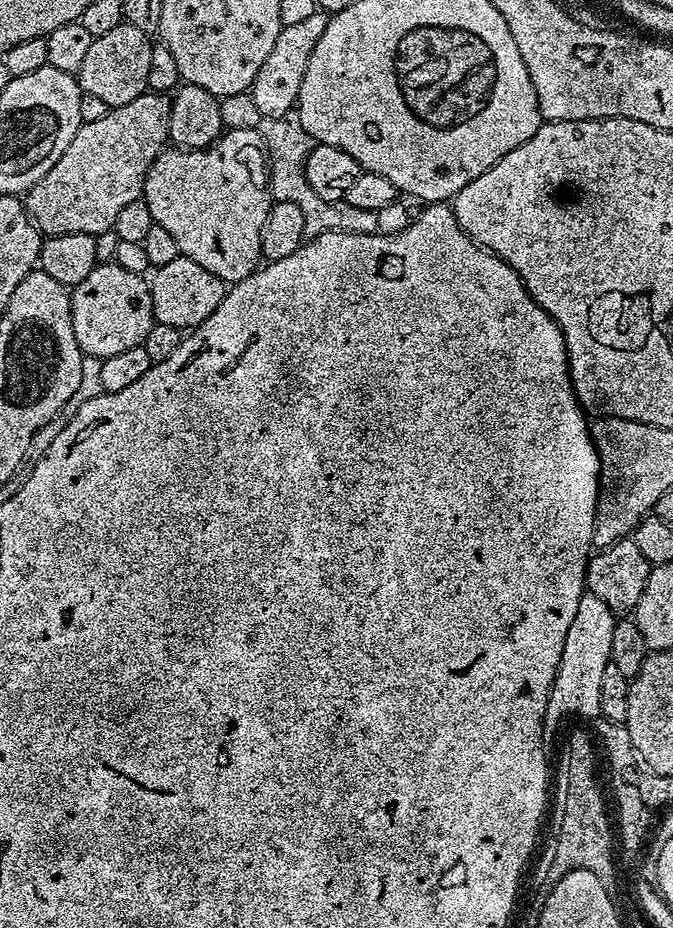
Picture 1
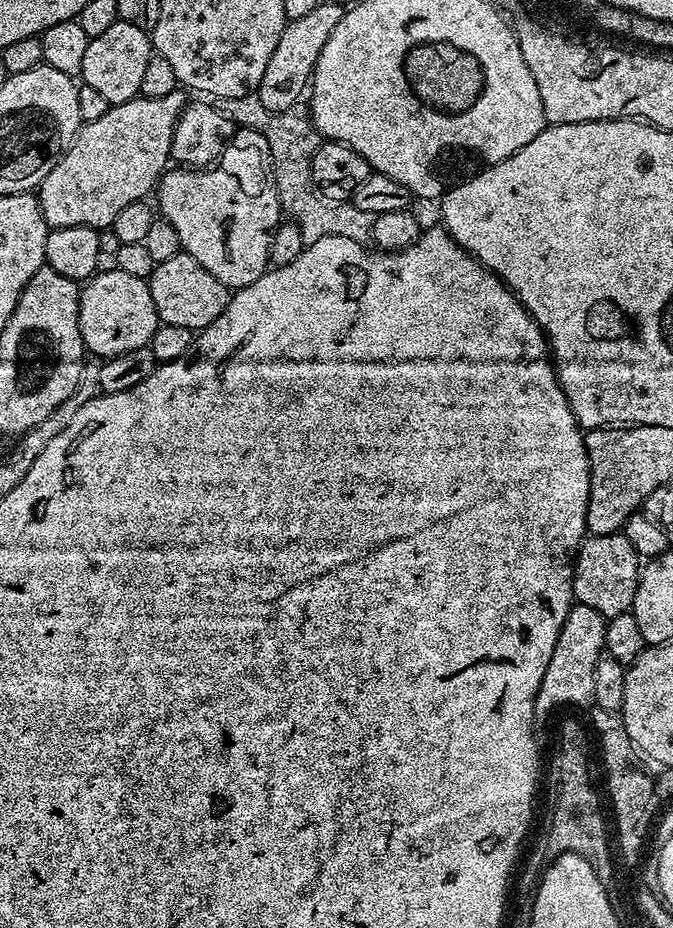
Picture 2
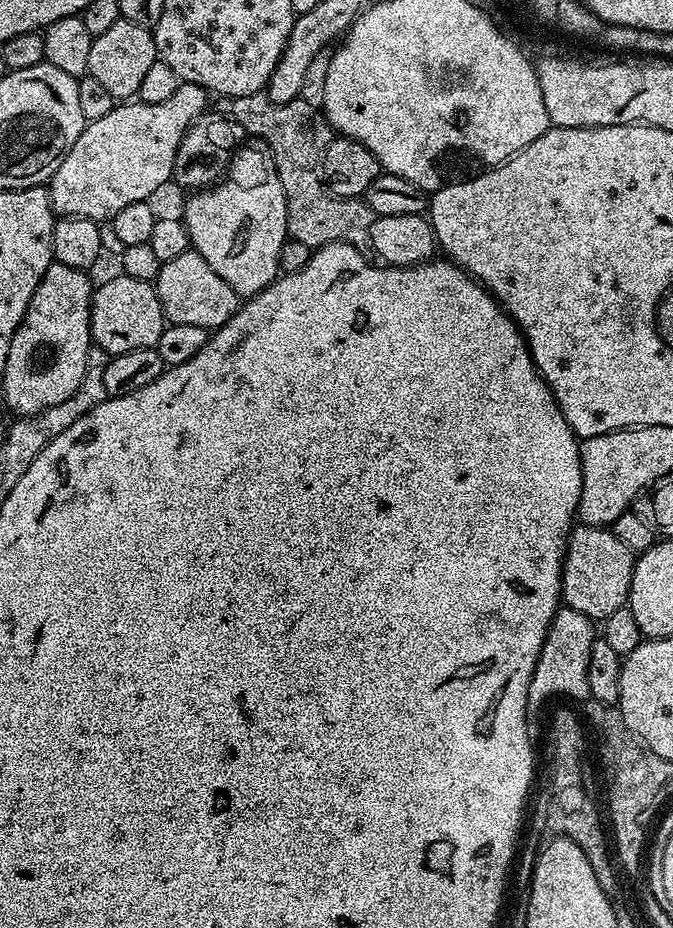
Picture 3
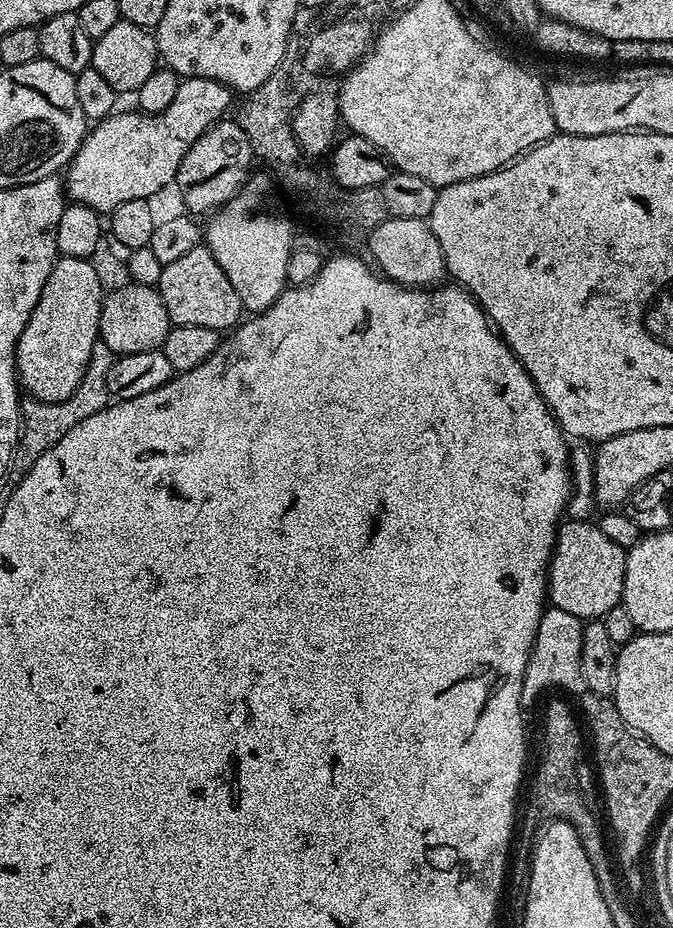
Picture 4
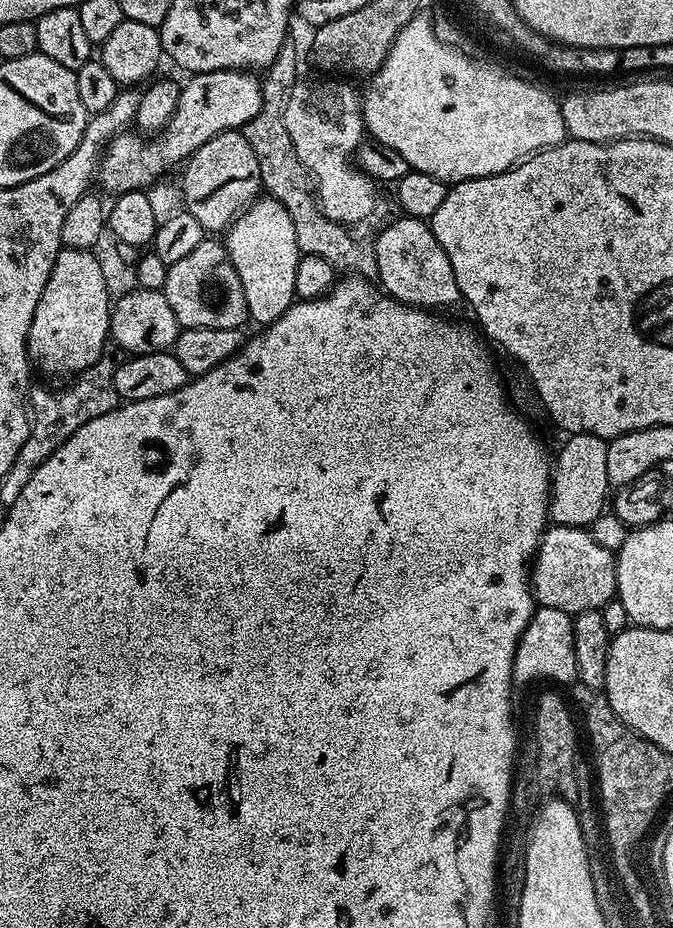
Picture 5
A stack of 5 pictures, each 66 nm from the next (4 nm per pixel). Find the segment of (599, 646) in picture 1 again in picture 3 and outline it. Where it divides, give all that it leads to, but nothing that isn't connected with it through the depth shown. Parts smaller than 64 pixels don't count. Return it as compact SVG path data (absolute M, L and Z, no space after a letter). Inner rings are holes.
M561 607L548 627L548 633L534 666L534 678L528 691L528 714L536 718L540 703L547 696L569 696L572 700L583 702L589 699L586 670L590 666L590 650L598 638L598 628L594 621L584 613L570 607Z

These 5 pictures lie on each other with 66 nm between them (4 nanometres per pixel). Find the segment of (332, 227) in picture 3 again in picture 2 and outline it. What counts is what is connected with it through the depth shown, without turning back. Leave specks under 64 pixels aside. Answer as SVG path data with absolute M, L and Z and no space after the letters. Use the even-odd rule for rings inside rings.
M297 106L285 112L272 112L272 120L276 120L276 124L284 120L284 124L280 124L280 128L272 128L272 132L268 132L268 128L259 128L258 134L262 134L266 142L270 142L272 173L276 179L280 207L283 215L298 226L304 245L313 244L318 242L318 238L327 236L350 238L350 242L371 245L373 215L358 210L351 202L324 199L312 181L312 159L322 142L322 137L313 126L311 115L303 107Z

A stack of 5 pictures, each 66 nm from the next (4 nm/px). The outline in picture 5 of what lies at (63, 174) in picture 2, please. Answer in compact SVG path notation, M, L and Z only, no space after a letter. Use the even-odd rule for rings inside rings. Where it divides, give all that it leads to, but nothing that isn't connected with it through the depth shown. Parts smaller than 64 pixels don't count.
M248 70L195 73L189 79L192 81L181 87L178 110L161 132L145 138L125 130L113 138L104 149L98 169L99 183L104 183L105 190L111 194L148 190L164 176L163 172L170 171L175 164L183 165L199 148L206 146L210 138L243 129L263 110L264 84L256 76L259 75Z

